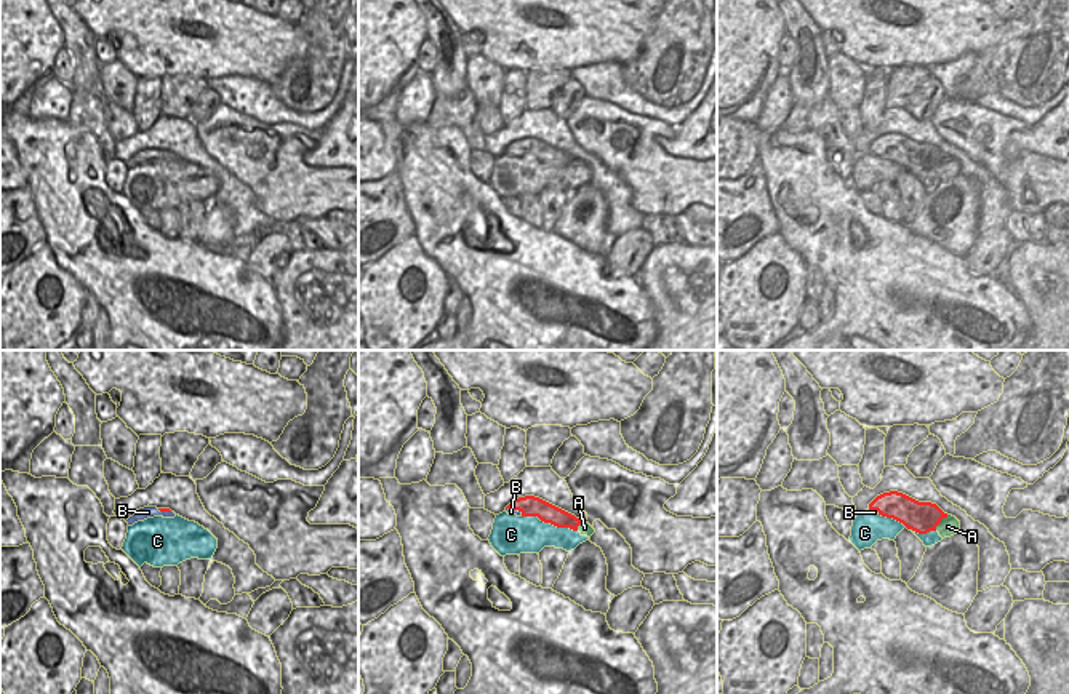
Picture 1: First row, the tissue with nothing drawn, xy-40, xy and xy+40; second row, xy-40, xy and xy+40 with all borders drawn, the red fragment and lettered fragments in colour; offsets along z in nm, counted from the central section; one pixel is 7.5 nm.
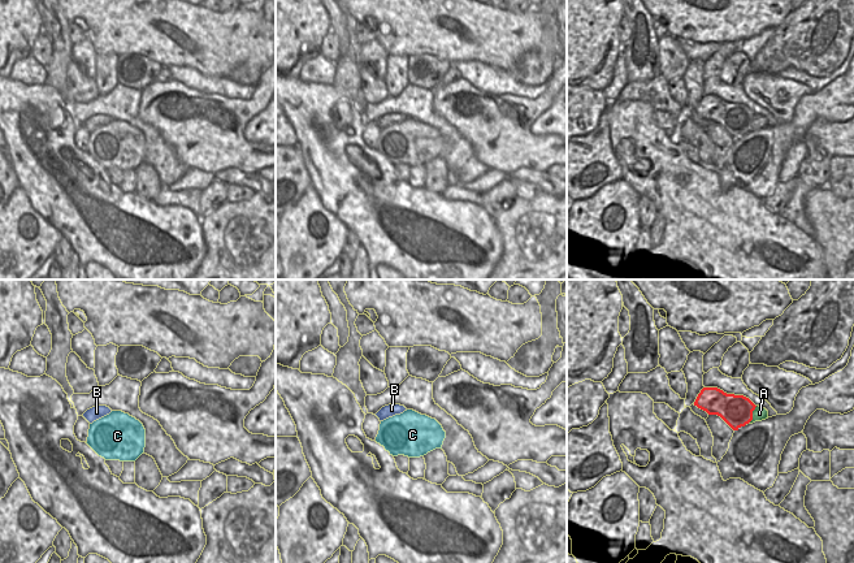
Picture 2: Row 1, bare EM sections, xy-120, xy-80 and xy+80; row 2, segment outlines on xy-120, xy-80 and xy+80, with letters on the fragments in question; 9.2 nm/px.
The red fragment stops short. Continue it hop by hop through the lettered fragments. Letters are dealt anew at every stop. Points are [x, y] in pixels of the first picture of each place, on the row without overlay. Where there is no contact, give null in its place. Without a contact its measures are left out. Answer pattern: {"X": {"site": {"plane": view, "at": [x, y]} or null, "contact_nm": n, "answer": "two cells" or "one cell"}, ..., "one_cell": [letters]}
{"A": {"site": {"plane": "xy+40", "at": [940, 163]}, "contact_nm": 160, "answer": "two cells"}, "B": {"site": {"plane": "xy", "at": [514, 151]}, "contact_nm": 150, "answer": "one cell"}, "C": {"site": {"plane": "xy", "at": [549, 163]}, "contact_nm": 440, "answer": "two cells"}, "one_cell": ["B"]}

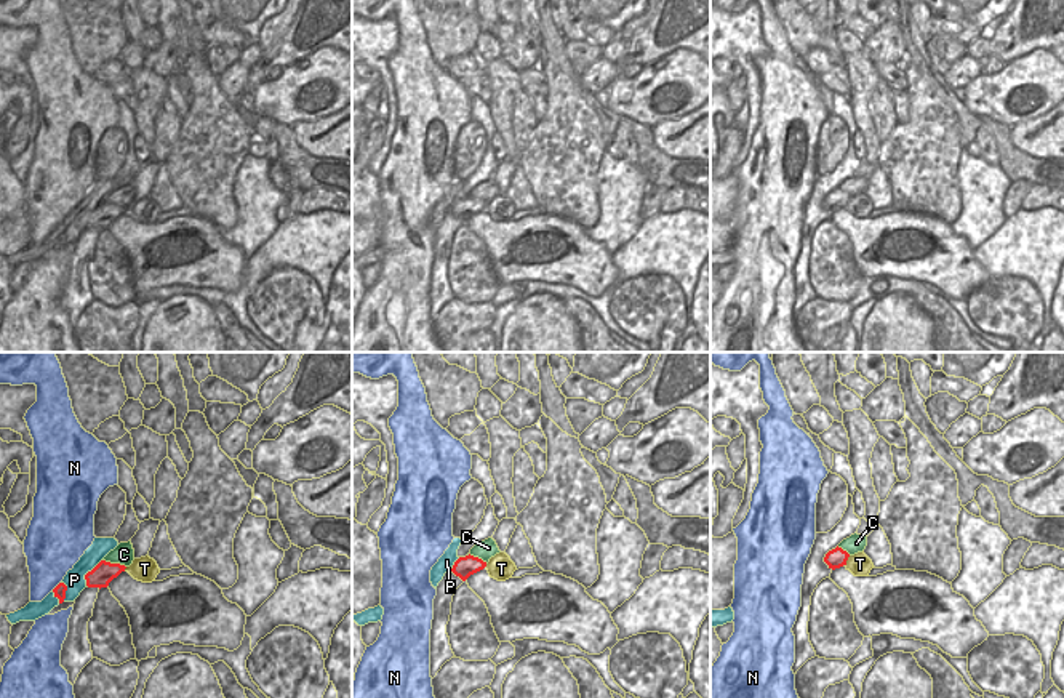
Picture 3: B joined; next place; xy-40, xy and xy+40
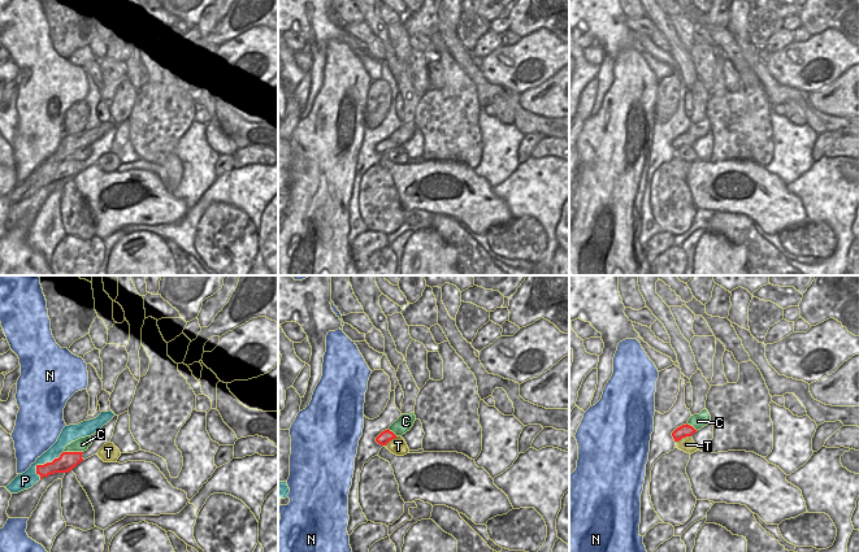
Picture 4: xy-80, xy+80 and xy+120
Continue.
{"C": {"site": {"plane": "xy-40", "at": [114, 205]}, "contact_nm": 190, "answer": "two cells"}, "N": {"site": {"plane": "xy-40", "at": [56, 228]}, "contact_nm": 100, "answer": "two cells"}, "P": {"site": {"plane": "xy-40", "at": [88, 213]}, "contact_nm": 240, "answer": "two cells"}, "T": {"site": {"plane": "xy+40", "at": [847, 200]}, "contact_nm": 90, "answer": "two cells"}, "one_cell": []}

